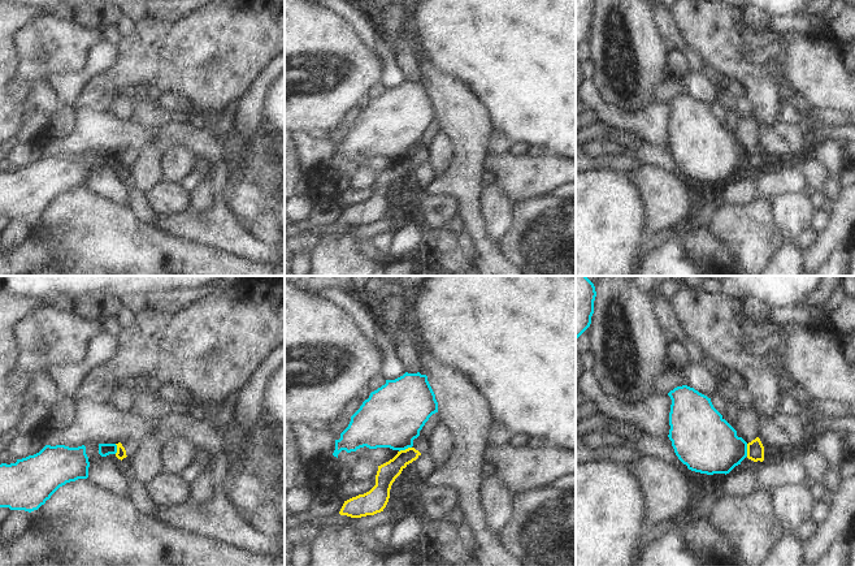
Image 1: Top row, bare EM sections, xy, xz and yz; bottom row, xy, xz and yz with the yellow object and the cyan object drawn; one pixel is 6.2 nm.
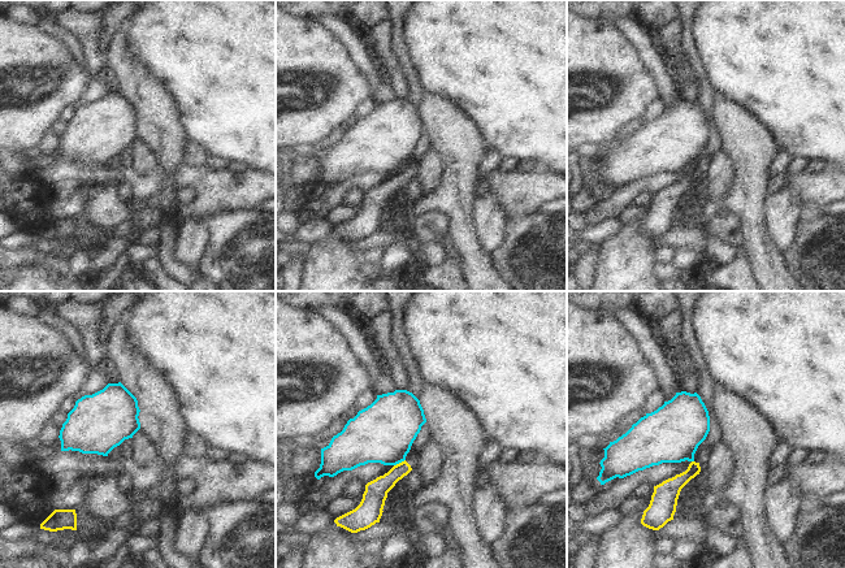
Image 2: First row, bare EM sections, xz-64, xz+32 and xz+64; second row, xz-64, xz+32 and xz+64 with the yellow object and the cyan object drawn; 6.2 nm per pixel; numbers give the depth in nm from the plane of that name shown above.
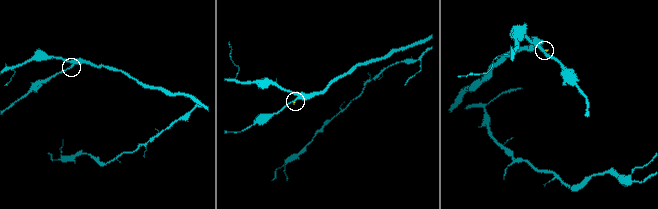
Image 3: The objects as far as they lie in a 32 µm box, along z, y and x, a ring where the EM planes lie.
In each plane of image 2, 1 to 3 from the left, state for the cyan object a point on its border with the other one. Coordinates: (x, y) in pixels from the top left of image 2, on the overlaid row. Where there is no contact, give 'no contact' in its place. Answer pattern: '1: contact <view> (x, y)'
1: no contact
2: contact xz+32 (399, 463)
3: no contact

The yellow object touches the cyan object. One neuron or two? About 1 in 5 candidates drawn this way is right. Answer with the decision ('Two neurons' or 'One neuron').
Two neurons.

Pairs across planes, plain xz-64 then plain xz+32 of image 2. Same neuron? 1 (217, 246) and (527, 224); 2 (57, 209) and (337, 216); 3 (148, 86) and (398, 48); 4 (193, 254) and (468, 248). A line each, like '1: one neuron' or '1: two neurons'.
1: one neuron
2: one neuron
3: two neurons
4: two neurons

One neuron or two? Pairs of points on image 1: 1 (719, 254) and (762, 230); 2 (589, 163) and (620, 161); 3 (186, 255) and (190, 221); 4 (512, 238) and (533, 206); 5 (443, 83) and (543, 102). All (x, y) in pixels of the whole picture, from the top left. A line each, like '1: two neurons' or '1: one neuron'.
1: two neurons
2: one neuron
3: two neurons
4: one neuron
5: two neurons

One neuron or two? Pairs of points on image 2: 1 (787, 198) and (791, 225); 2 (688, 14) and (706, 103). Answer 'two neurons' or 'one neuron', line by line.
1: one neuron
2: one neuron

